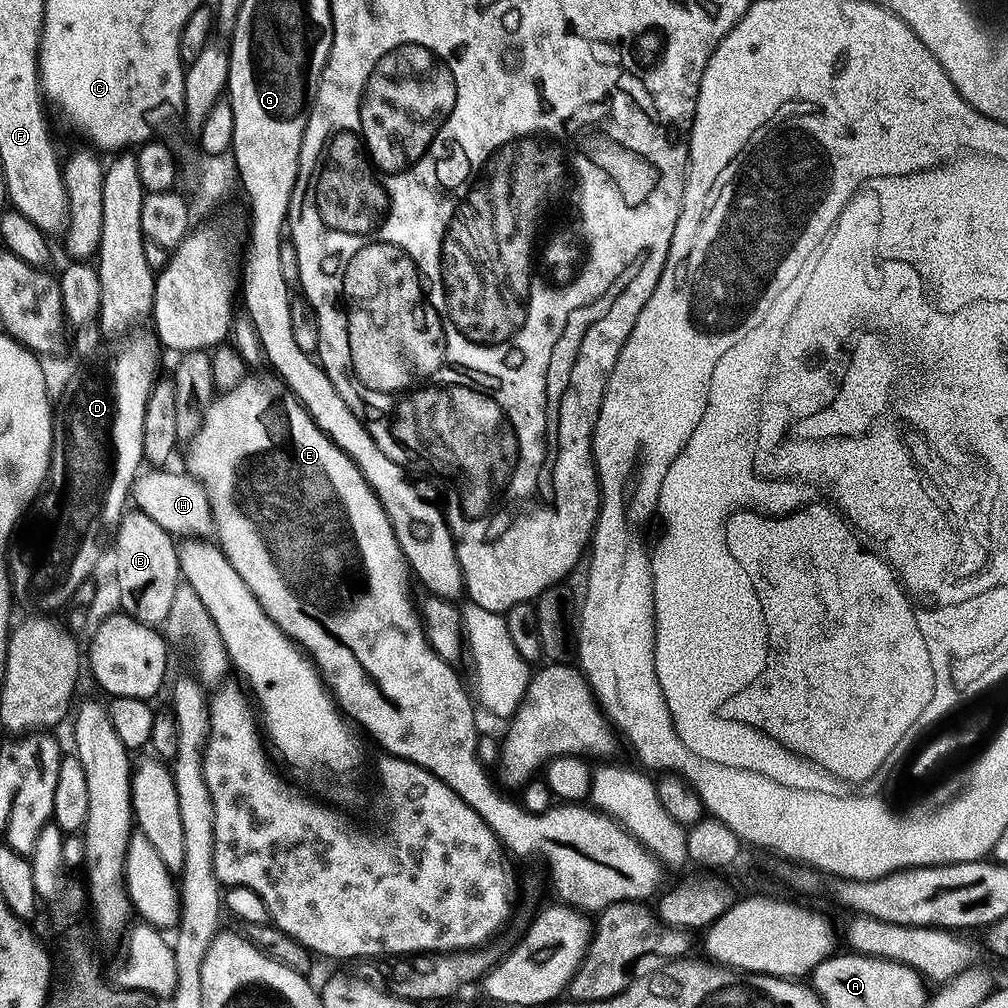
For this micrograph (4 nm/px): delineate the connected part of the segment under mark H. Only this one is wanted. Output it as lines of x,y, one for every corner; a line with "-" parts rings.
141,471
132,484
131,503
176,538
207,537
213,531
214,525
212,507
208,501
206,490
195,476
189,476
183,471
180,471
181,473
168,471

